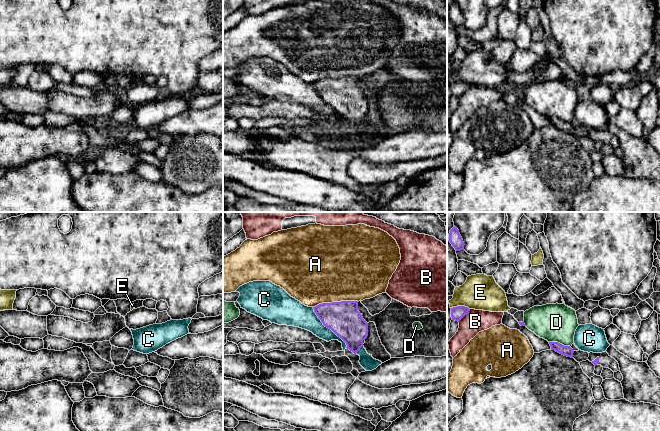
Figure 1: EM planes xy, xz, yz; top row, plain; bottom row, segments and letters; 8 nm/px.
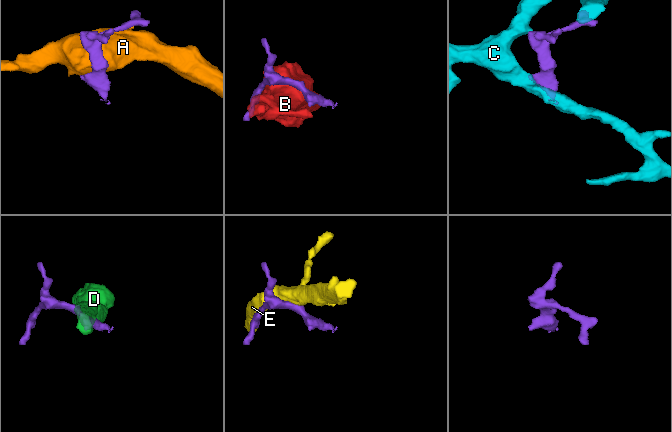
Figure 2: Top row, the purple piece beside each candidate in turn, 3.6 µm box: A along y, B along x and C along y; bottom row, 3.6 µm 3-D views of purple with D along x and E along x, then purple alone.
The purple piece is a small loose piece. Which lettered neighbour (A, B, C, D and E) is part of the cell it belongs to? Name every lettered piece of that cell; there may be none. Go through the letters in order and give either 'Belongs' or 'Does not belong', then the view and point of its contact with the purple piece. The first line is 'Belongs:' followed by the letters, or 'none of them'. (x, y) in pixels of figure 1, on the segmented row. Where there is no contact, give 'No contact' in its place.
Belongs: none of them
A: Does not belong. Touches purple at xz (335, 302)
B: Does not belong. Touches purple at yz (464, 315)
C: Does not belong. Touches purple at xz (328, 327)
D: Does not belong. Touches purple at yz (559, 343)
E: Does not belong. Touches purple at yz (460, 306)

